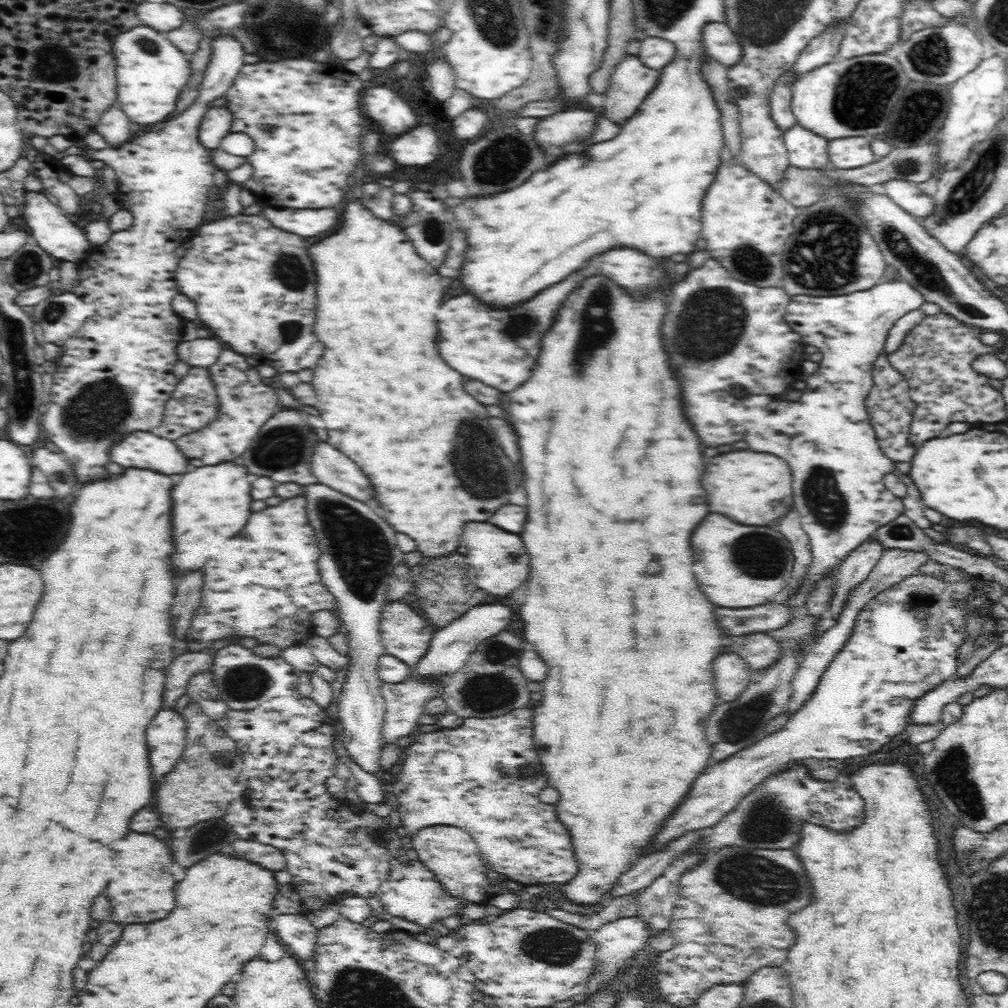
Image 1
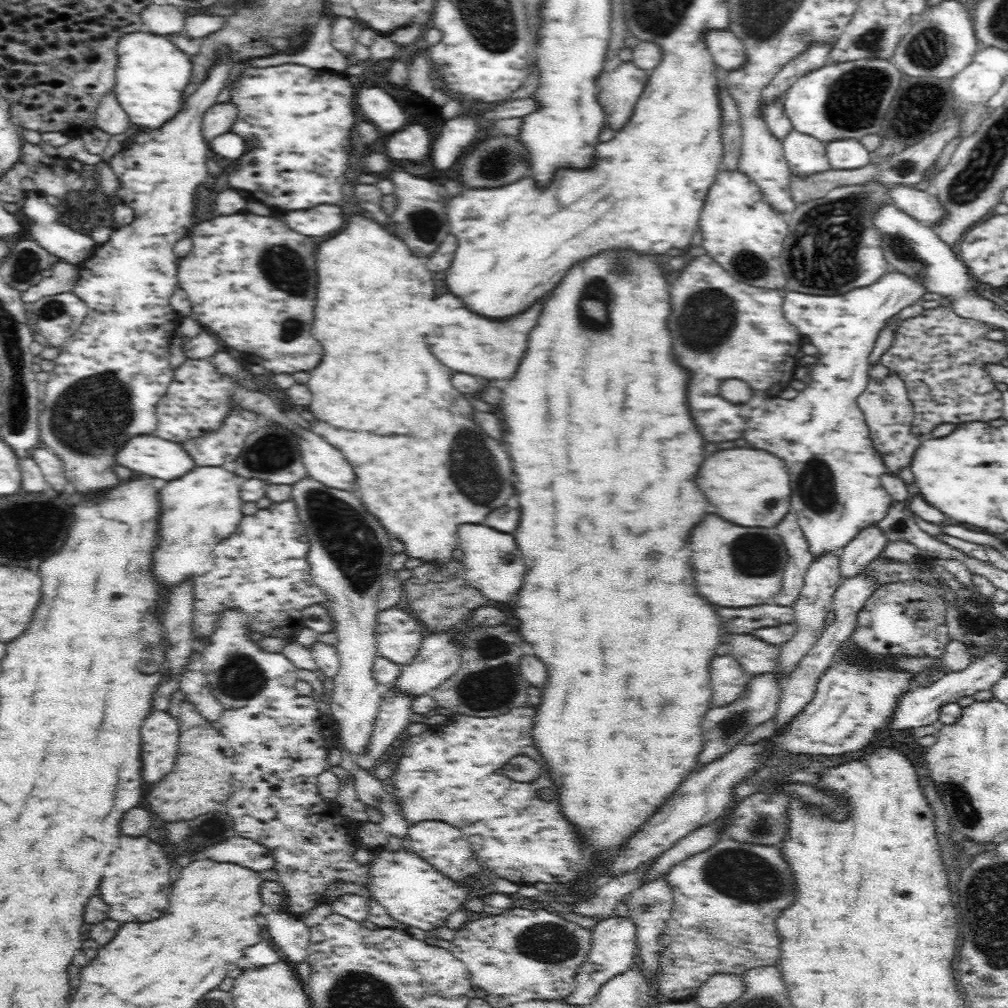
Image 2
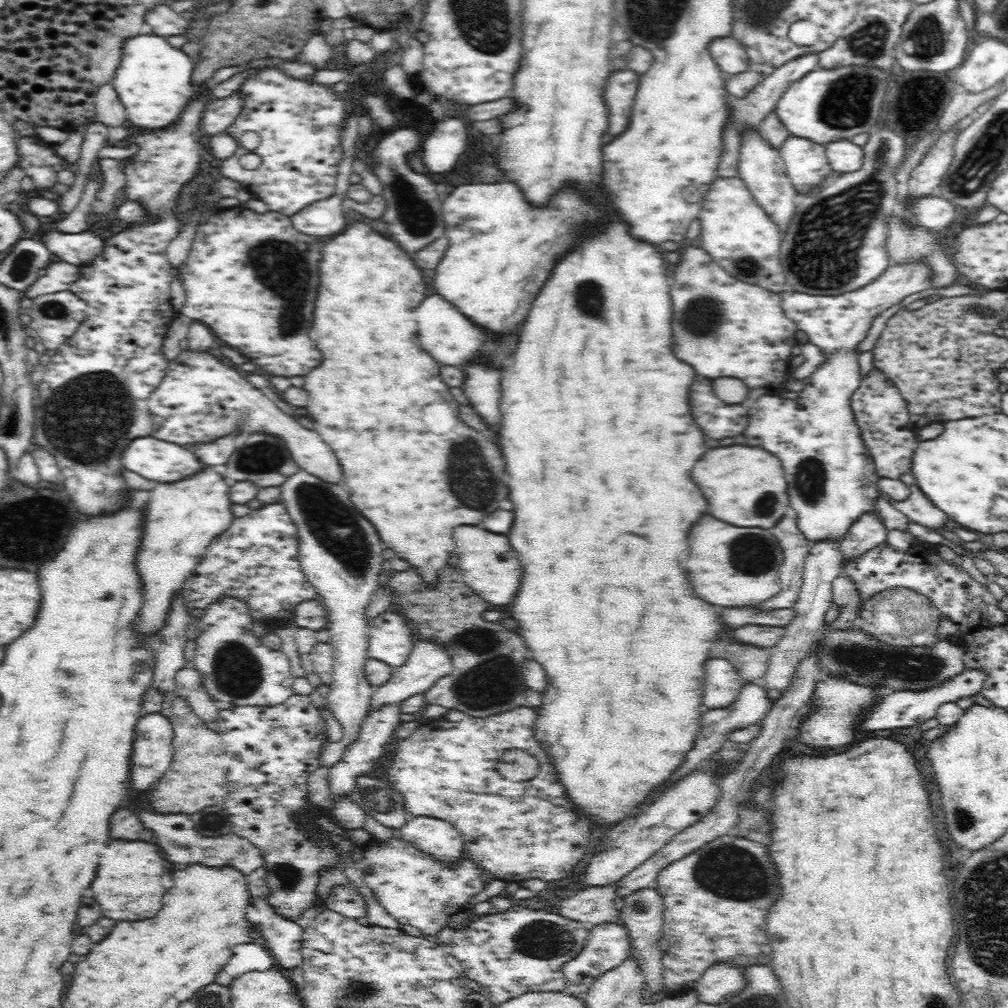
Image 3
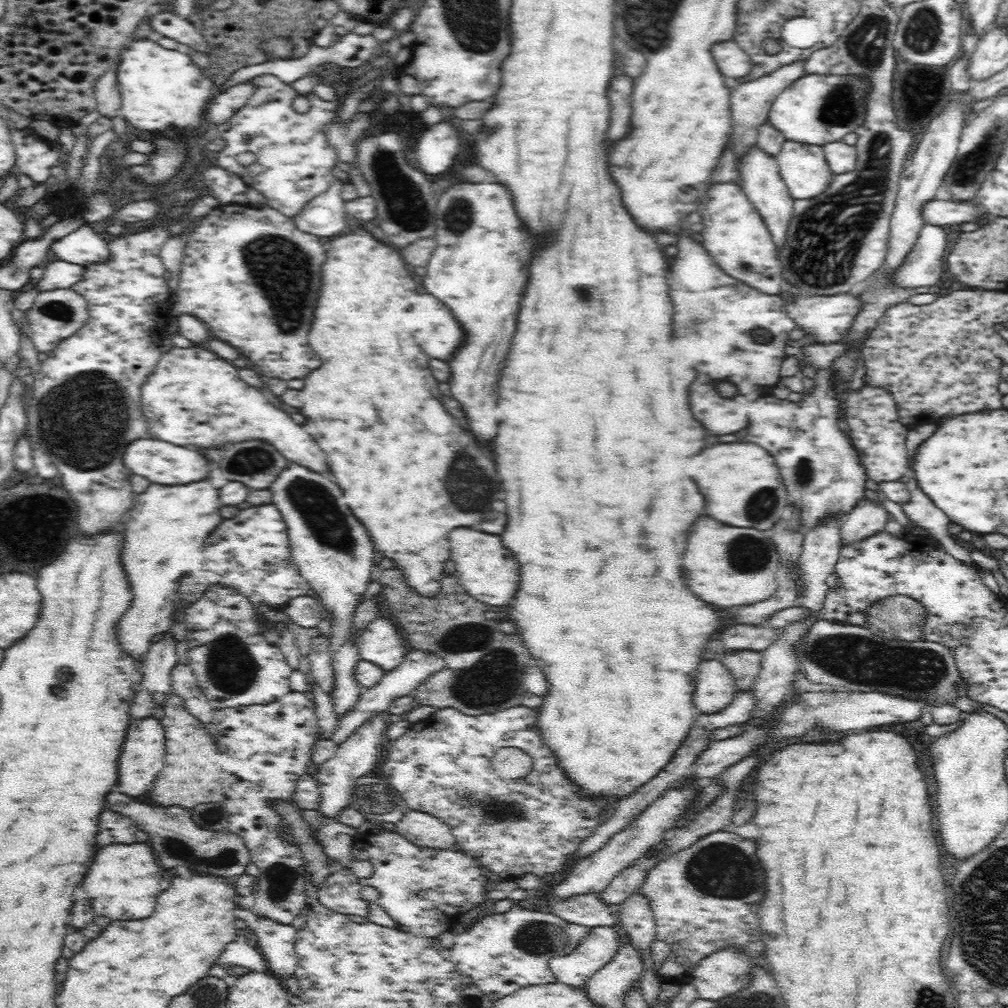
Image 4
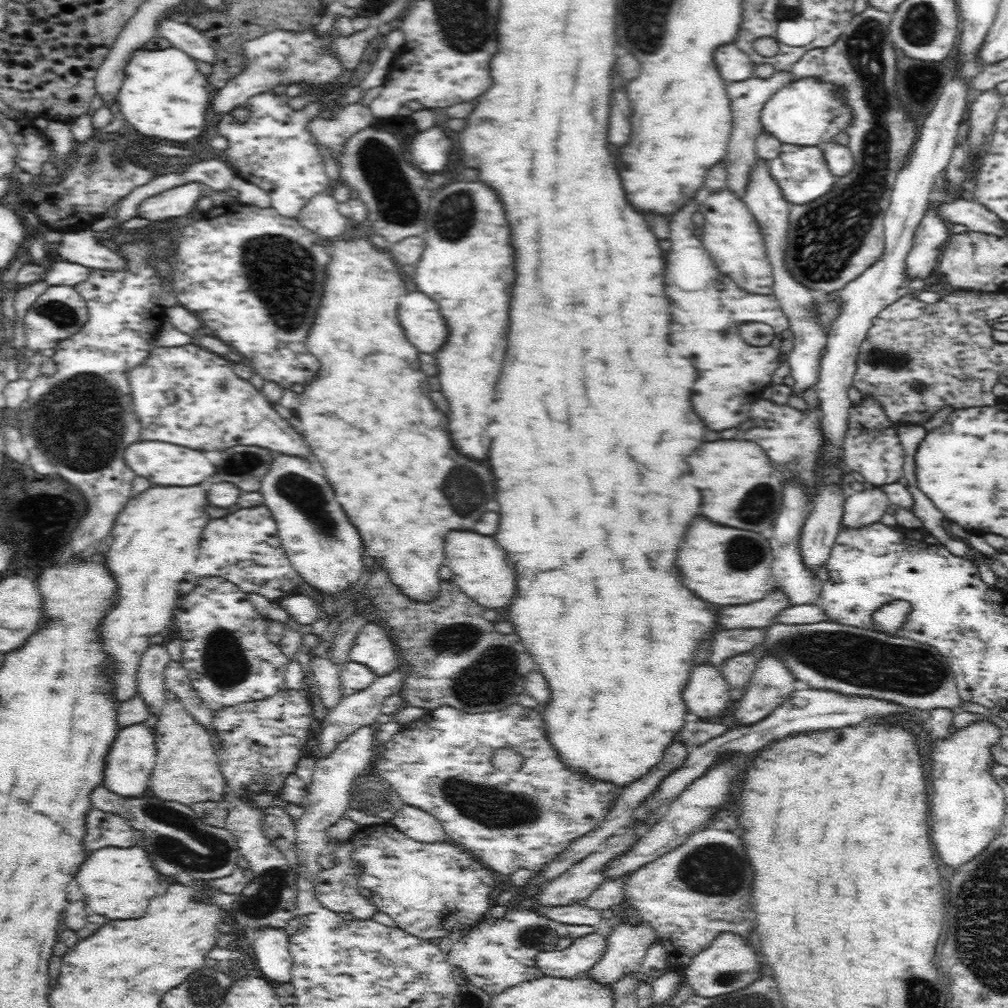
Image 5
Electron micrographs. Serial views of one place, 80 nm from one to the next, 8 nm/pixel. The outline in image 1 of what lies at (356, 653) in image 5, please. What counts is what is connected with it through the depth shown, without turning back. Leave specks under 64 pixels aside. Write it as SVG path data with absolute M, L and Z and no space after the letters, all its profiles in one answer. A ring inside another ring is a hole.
M403 601L383 606L379 635L384 655L393 656L413 667L426 652L431 634L436 630L429 625L415 606Z

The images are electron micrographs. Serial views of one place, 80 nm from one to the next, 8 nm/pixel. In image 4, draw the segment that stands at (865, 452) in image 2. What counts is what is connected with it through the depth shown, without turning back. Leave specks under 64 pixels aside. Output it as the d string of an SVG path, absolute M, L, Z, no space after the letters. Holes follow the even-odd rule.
M924 223L921 226L916 244L908 253L904 264L894 272L894 279L898 285L908 288L930 287L939 284L940 274L943 272L944 256L949 247L952 235L944 226L935 225L932 223ZM840 293L832 296L802 296L796 298L796 302L788 302L785 304L788 315L803 331L808 331L810 335L814 335L820 344L832 344L842 342L841 336L847 329L851 316L857 311L857 298L852 293ZM829 369L818 370L814 378L814 388L810 393L802 393L799 402L790 402L787 399L758 398L754 412L750 414L750 424L746 428L746 436L742 436L742 442L754 442L760 444L770 452L774 458L774 464L780 470L780 476L789 500L796 501L802 509L802 526L804 528L815 525L820 519L836 513L842 516L849 508L862 497L866 497L866 475L858 464L855 452L850 446L847 429L842 425L844 418L837 422L837 400L829 390Z

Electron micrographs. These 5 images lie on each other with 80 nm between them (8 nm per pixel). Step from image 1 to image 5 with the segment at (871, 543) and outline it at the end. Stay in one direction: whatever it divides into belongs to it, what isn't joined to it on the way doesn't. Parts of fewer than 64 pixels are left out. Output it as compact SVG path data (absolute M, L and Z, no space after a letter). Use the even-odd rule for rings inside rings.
M881 485L864 490L849 491L843 504L842 522L857 527L881 520L881 516L889 506L888 495Z

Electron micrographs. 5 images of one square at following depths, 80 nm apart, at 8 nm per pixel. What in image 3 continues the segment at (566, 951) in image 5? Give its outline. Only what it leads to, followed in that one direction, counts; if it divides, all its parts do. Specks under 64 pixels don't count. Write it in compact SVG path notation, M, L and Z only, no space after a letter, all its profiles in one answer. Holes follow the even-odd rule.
M621 923L589 927L589 935L584 948L574 958L564 961L559 966L559 972L566 984L565 990L568 993L583 997L585 990L588 990L588 987L597 976L600 976L609 968L618 966L624 957L630 955L630 952L629 936Z

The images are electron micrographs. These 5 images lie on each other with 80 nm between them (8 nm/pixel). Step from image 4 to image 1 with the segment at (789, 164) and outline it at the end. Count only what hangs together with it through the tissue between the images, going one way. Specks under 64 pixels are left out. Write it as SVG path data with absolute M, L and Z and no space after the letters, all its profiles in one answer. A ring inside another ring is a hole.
M797 125L783 134L789 164L804 170L824 170L830 168L827 153L828 140L800 129Z

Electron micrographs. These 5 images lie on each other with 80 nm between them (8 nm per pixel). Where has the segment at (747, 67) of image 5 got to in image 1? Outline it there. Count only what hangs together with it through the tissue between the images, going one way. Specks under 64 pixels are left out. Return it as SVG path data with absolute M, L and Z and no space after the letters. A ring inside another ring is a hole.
M712 22L704 26L702 44L709 59L726 68L734 67L743 58L744 47L726 23Z

